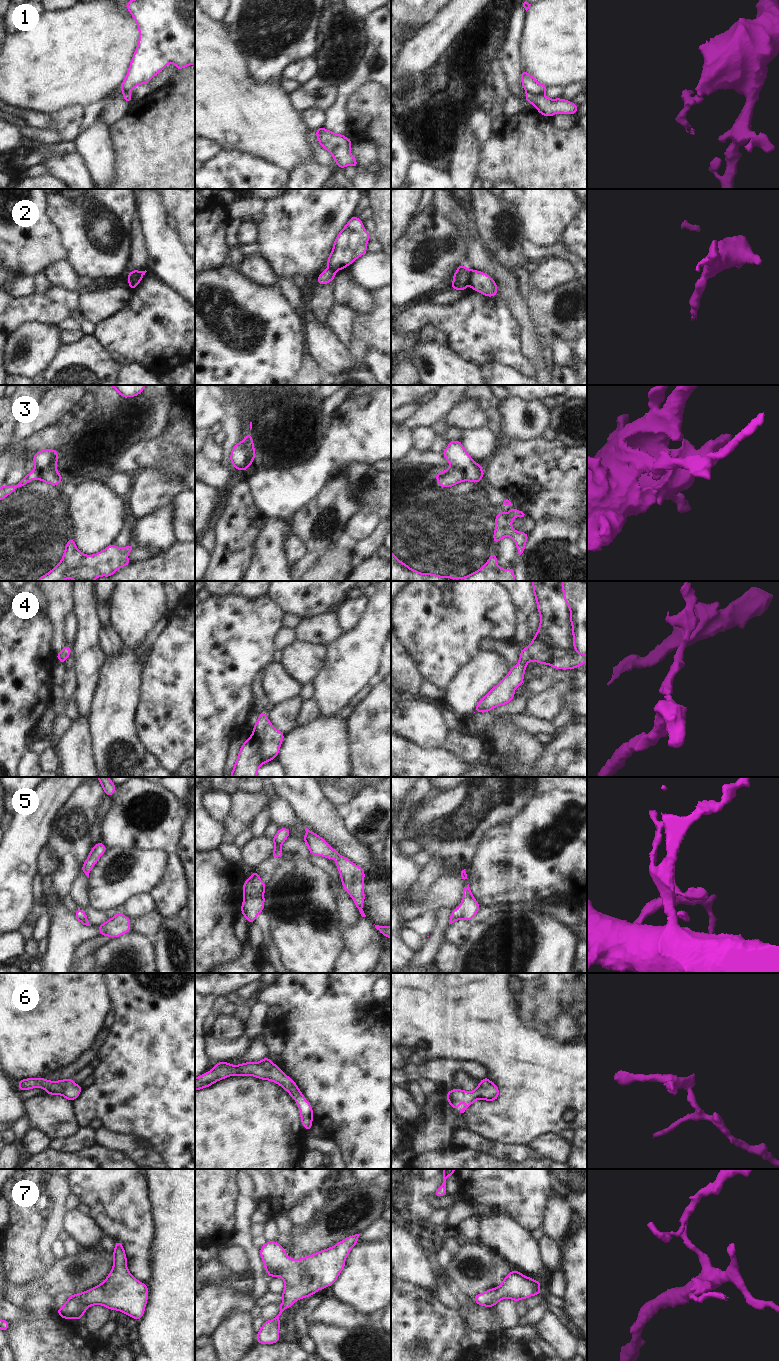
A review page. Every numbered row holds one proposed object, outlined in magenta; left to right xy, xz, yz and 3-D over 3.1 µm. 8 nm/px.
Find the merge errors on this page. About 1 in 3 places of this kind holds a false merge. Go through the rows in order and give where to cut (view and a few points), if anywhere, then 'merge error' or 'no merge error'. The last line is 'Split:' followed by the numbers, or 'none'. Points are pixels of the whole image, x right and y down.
1: cut yz (526, 90), (543, 95); merge error
2: cut yz (471, 270), (471, 280), (469, 282); merge error
3: cut none; no merge error
4: cut none; no merge error
5: cut none; no merge error
6: cut none; no merge error
7: cut none; no merge error
Split: 1, 2

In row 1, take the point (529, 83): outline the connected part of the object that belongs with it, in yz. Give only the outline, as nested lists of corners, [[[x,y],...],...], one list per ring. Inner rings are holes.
[[[522,69],[520,79],[522,81],[522,87],[525,91],[535,95],[544,95],[547,90],[547,86],[538,83],[536,78],[531,76],[527,71]]]

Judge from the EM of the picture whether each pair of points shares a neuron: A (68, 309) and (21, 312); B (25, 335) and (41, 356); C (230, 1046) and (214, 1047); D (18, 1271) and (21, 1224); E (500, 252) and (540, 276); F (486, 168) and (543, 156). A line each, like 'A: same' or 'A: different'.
A: same
B: same
C: same
D: same
E: different
F: same

